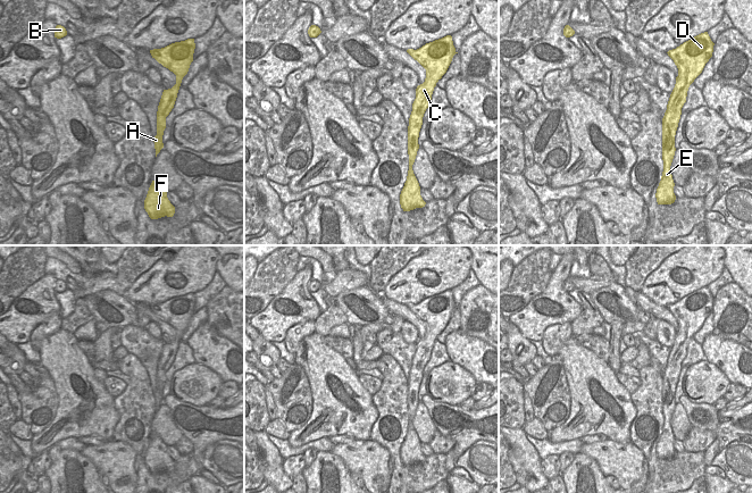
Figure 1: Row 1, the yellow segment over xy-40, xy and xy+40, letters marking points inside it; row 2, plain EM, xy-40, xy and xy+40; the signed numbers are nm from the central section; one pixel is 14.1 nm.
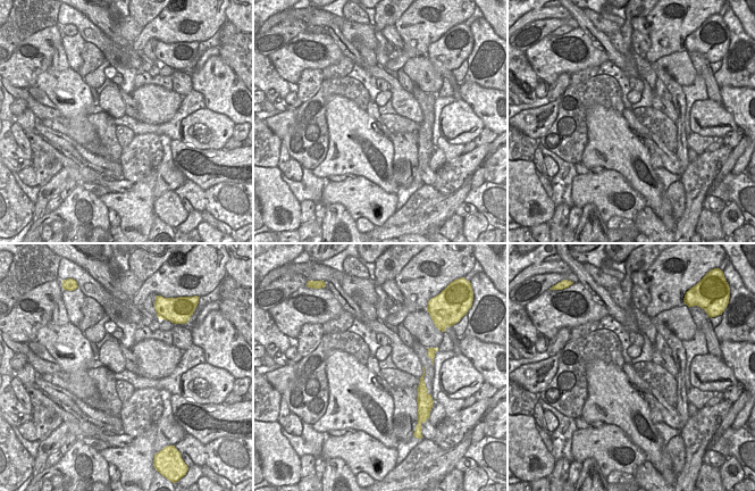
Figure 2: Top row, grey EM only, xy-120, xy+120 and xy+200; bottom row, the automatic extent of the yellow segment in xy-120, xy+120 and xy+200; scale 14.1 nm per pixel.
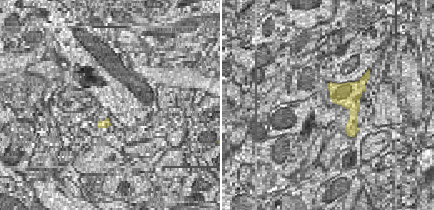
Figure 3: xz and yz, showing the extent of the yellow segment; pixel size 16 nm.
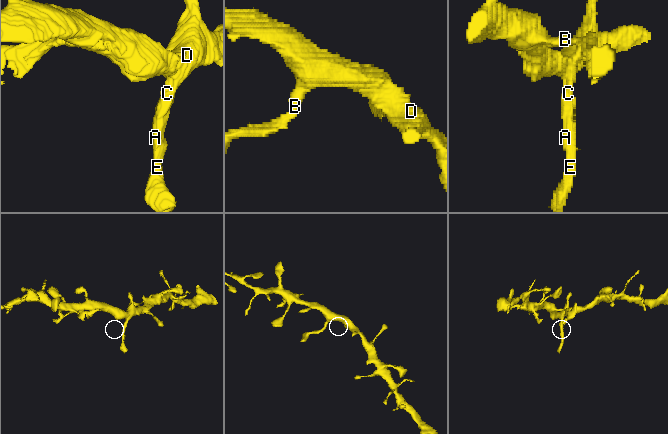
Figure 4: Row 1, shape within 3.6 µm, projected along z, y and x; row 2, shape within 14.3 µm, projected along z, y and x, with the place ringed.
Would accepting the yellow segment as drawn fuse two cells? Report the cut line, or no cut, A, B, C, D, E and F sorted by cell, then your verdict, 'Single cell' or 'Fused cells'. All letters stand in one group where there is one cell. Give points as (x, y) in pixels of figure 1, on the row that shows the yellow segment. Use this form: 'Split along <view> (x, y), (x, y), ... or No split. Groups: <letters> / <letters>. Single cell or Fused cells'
No split. Groups: A B C D E F. Single cell

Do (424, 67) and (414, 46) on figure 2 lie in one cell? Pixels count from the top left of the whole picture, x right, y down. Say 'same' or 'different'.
different

